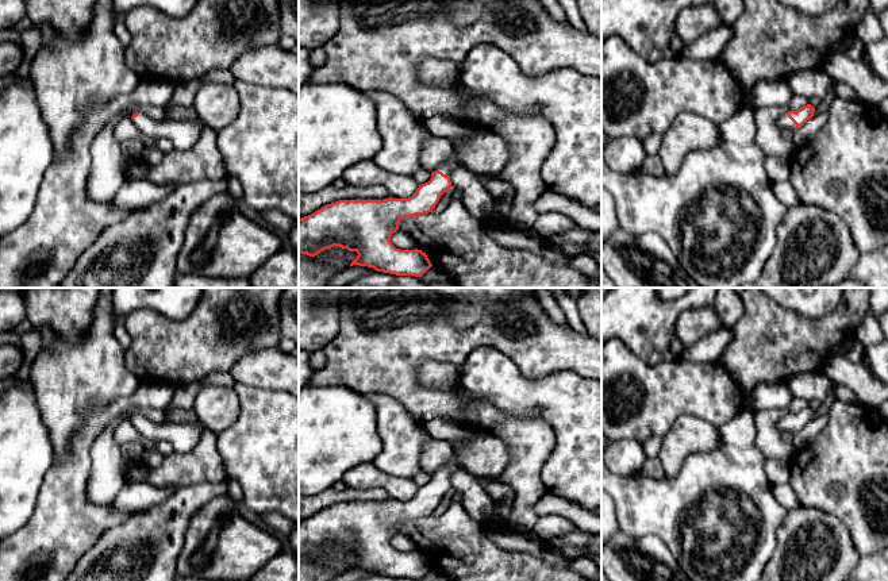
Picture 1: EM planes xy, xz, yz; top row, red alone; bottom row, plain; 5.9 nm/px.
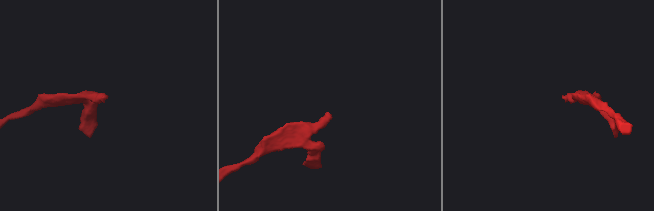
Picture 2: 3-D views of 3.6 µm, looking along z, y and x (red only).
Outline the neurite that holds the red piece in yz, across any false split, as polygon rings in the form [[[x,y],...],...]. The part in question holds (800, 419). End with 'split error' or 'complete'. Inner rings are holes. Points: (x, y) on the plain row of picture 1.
[[[811,407],[804,408],[797,413],[788,413],[783,418],[777,427],[781,434],[797,434],[808,422],[814,419],[815,411]]] | split error

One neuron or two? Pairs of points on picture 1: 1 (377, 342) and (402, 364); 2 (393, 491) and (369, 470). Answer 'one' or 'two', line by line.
1: one
2: one

